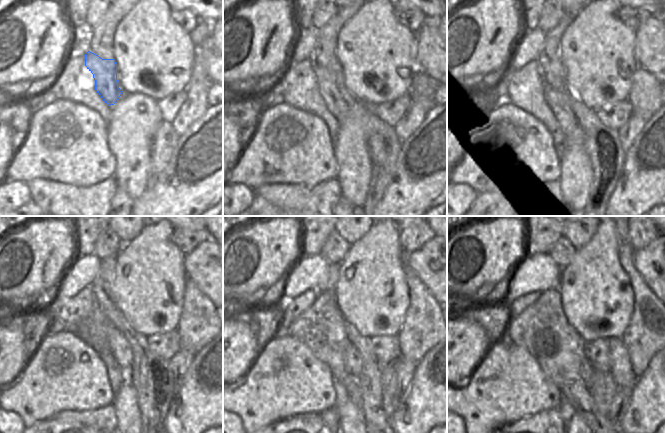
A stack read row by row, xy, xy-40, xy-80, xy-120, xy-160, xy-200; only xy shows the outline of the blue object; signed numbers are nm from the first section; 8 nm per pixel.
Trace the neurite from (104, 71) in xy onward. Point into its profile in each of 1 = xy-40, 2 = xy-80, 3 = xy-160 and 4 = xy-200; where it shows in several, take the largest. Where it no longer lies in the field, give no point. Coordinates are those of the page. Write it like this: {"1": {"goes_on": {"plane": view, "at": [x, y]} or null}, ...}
{"1": {"goes_on": {"plane": "xy-40", "at": [336, 105]}}, "2": {"goes_on": {"plane": "xy-80", "at": [557, 102]}}, "3": {"goes_on": {"plane": "xy-160", "at": [353, 361]}}, "4": {"goes_on": {"plane": "xy-200", "at": [586, 369]}}}

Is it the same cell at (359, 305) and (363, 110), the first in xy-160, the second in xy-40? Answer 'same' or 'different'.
different

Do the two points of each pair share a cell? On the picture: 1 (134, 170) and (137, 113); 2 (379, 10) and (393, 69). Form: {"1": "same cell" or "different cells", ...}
{"1": "same cell", "2": "same cell"}

